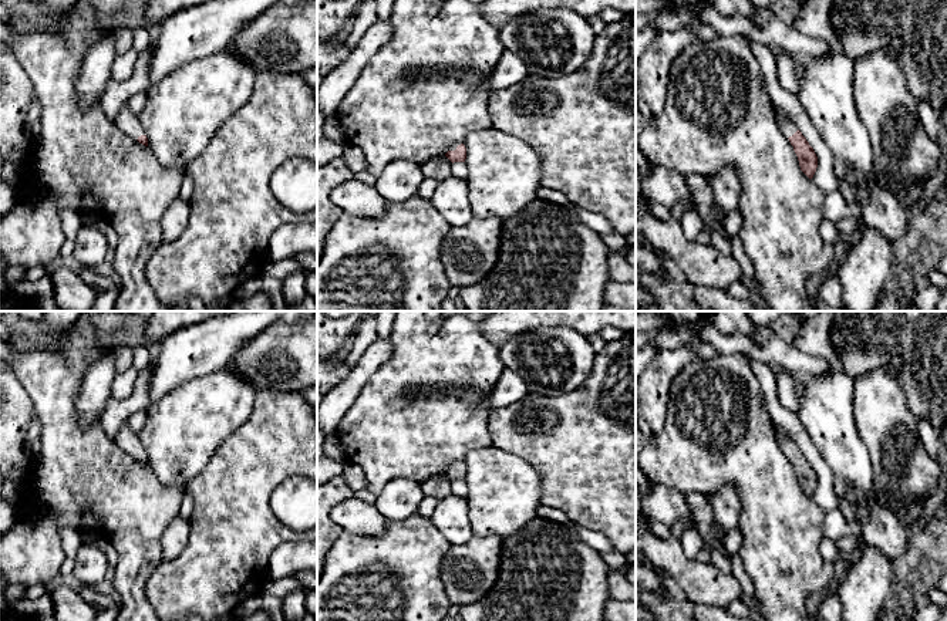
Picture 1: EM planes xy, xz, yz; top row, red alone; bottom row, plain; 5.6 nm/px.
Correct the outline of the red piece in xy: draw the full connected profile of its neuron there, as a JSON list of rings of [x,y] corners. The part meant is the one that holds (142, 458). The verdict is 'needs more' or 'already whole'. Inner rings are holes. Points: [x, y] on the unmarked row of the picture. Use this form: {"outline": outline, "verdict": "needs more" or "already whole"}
{"outline": [[[128,421],[119,428],[114,441],[124,452],[148,465],[145,448],[141,443],[139,436],[131,429]]], "verdict": "needs more"}

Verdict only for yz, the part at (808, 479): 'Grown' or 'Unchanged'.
Grown

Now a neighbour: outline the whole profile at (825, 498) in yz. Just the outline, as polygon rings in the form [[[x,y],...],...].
[[[754,358],[749,360],[749,367],[759,381],[774,425],[783,428],[791,435],[818,475],[818,486],[812,500],[826,513],[835,510],[838,507],[838,499],[833,486],[833,475],[798,416],[779,404],[774,369]]]

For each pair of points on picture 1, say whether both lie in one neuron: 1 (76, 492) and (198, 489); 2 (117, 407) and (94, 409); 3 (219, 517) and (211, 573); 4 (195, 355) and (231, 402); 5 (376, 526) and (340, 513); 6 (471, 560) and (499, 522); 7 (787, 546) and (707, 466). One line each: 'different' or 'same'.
1: different
2: different
3: same
4: different
5: same
6: different
7: same

